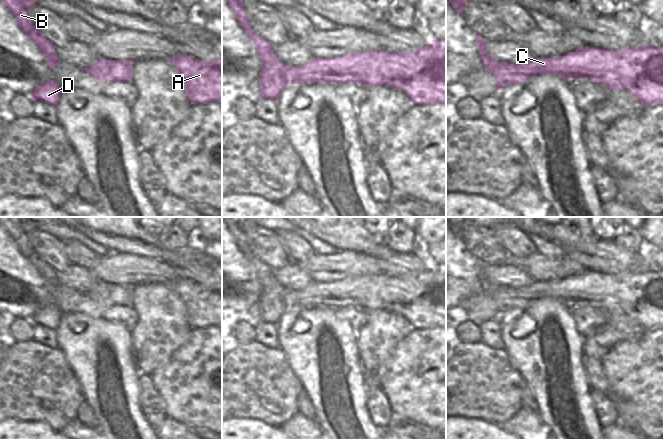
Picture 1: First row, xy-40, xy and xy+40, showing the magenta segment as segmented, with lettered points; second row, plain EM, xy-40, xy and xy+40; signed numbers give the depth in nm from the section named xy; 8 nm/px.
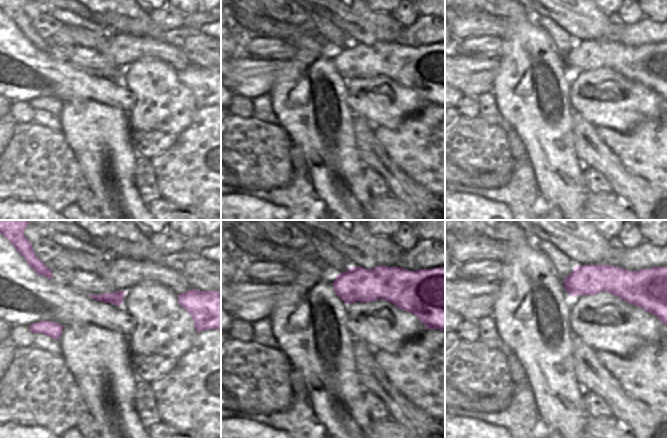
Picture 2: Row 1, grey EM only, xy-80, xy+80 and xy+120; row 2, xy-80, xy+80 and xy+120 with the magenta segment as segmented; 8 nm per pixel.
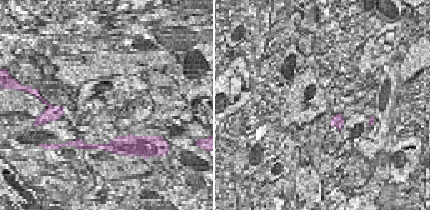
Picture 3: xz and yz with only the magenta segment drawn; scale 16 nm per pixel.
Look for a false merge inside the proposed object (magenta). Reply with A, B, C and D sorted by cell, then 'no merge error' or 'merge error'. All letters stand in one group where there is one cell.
A C / B D; merge error

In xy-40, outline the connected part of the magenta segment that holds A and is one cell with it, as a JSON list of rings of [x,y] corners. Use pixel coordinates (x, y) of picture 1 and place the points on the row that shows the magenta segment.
[[[181,54],[170,62],[183,79],[187,97],[192,104],[222,104],[222,58],[204,62]]]

